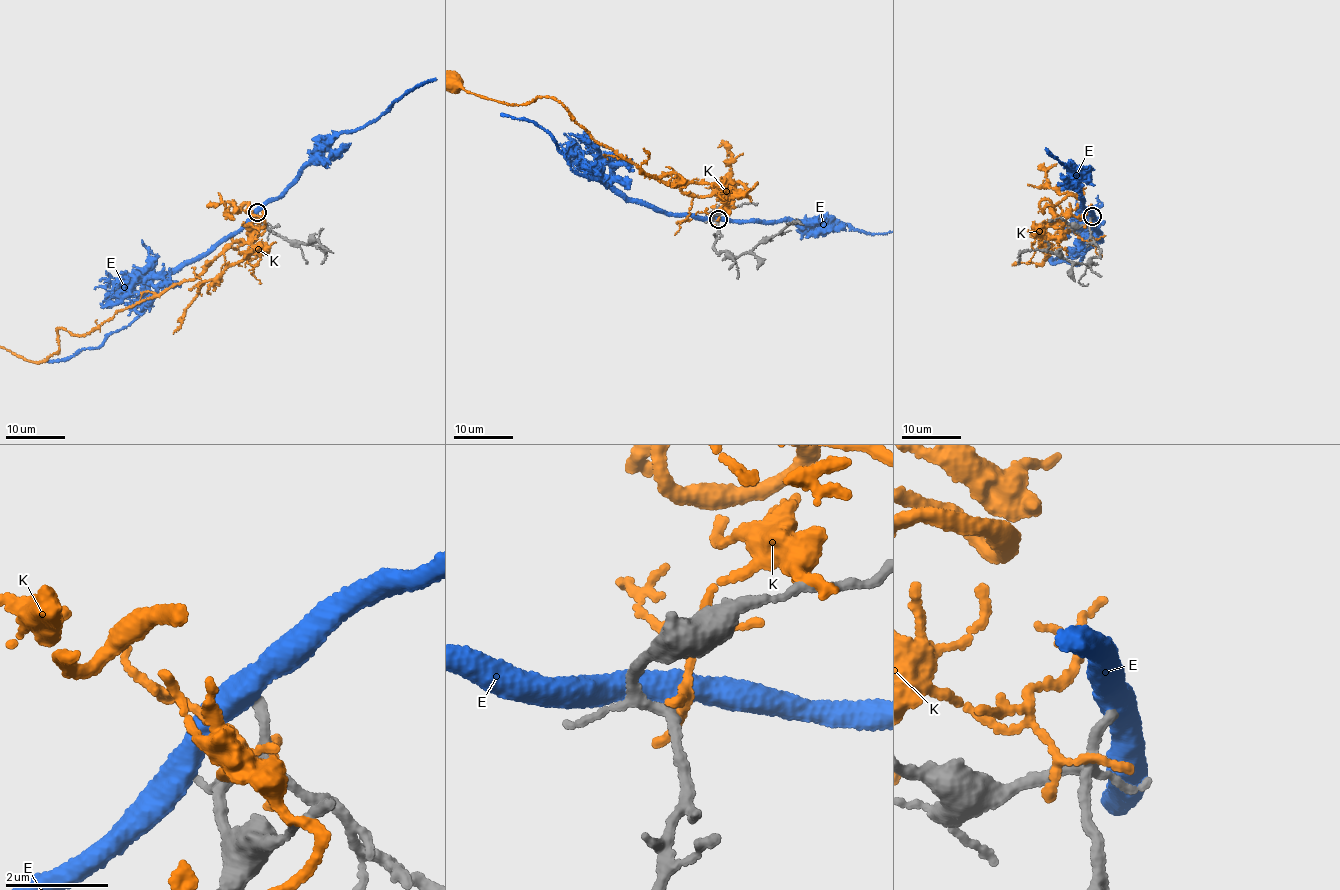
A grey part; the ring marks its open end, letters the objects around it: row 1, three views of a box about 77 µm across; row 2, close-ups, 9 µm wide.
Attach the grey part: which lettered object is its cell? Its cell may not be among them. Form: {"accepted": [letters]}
{"accepted": []}

